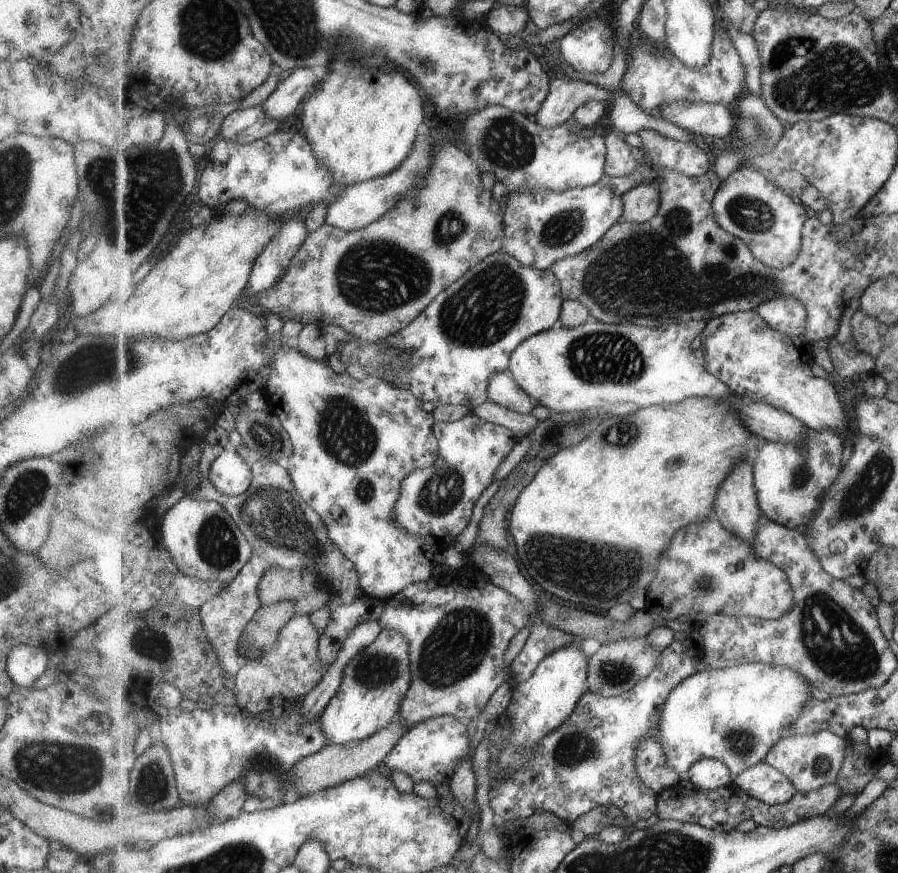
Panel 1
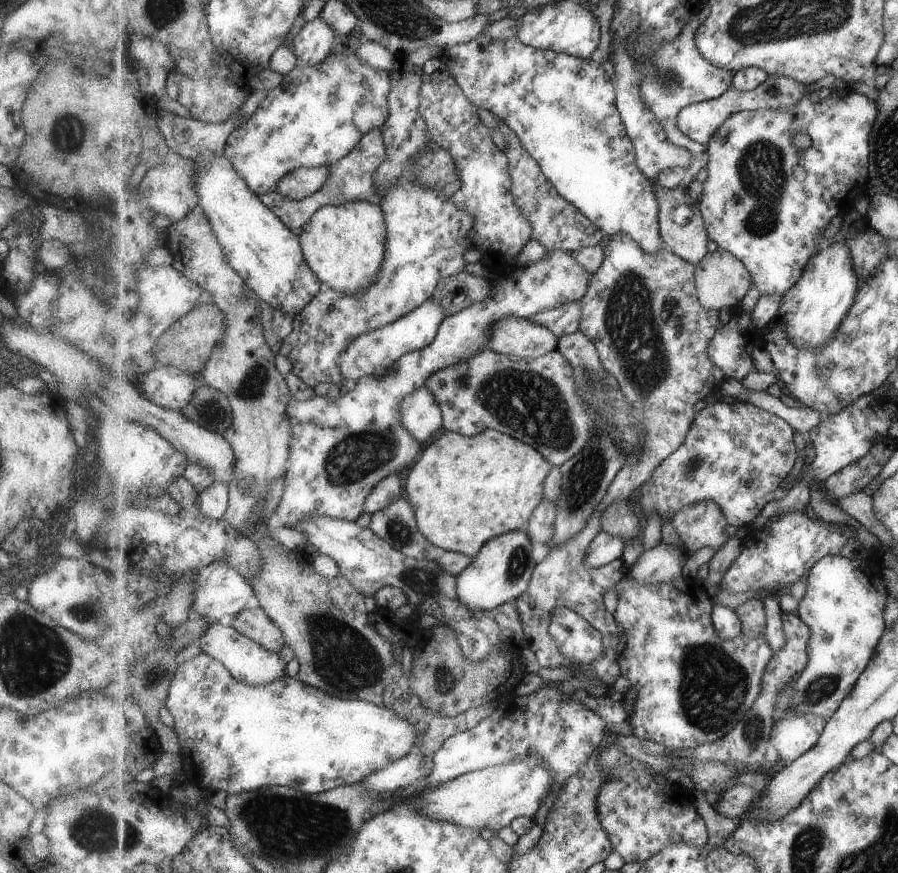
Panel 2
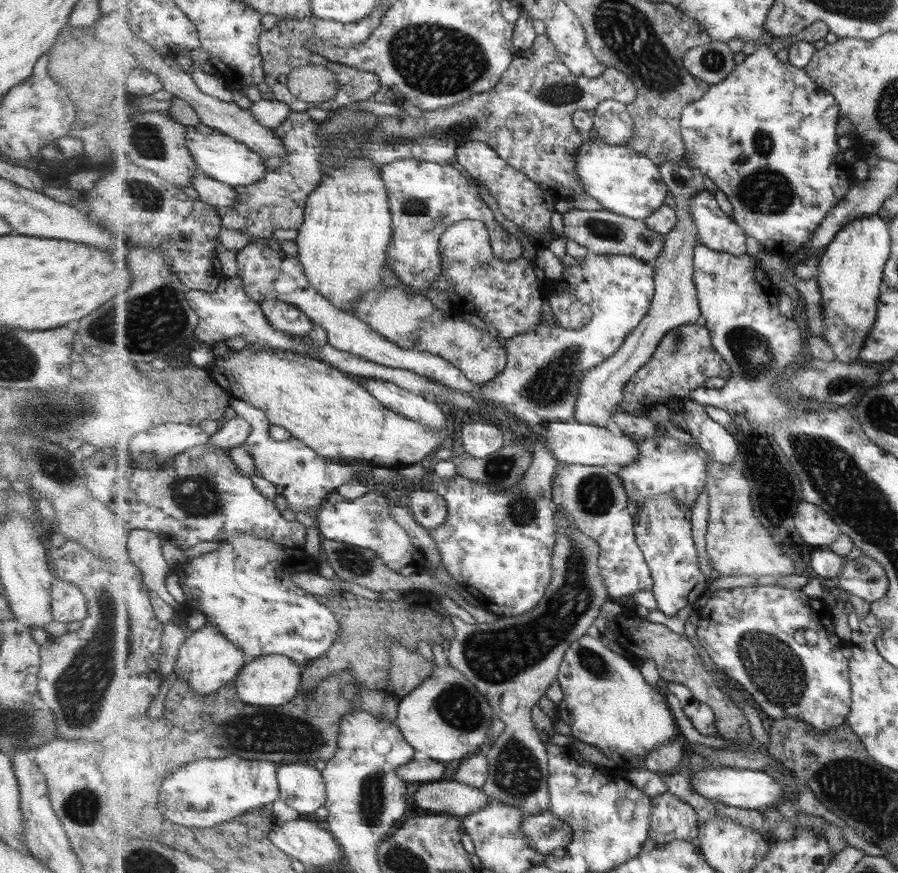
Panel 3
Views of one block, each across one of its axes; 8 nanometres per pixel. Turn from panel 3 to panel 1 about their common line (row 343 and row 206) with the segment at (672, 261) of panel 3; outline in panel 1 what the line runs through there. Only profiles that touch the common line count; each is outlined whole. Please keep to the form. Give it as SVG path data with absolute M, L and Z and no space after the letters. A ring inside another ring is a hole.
M657 180L633 188L628 194L624 195L623 217L625 221L647 223L658 216L661 196L662 191Z

